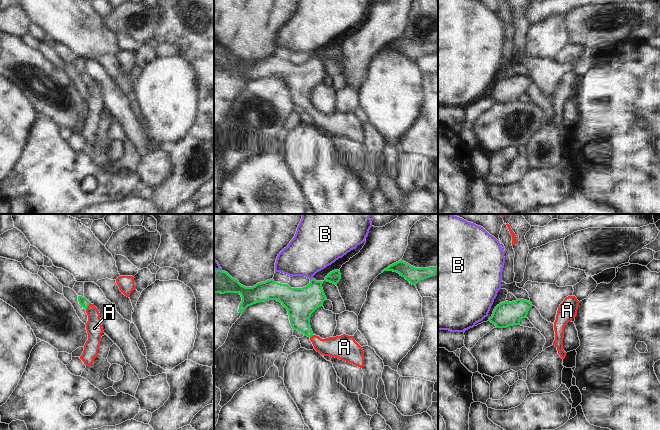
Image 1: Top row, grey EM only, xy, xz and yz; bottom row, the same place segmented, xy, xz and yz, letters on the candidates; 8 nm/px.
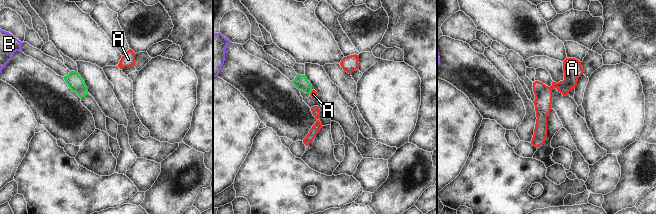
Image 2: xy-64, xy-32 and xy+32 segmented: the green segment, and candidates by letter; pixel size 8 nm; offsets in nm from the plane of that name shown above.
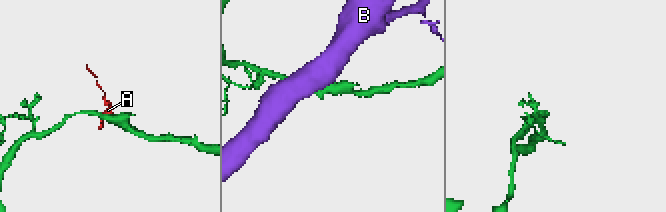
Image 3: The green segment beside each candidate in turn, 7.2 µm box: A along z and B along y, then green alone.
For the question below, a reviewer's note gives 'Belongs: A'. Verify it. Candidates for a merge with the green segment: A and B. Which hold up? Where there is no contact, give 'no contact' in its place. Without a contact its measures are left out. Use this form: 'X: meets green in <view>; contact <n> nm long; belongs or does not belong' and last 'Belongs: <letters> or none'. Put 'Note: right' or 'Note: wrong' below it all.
A: meets green in xy; contact 70 nm long; belongs
B: meets green in xz; contact 30 nm long; does not belong
Belongs: A
Note: right

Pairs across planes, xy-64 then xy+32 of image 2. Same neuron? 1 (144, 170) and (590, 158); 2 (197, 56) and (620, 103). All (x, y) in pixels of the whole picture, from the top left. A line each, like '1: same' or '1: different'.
1: different
2: different

